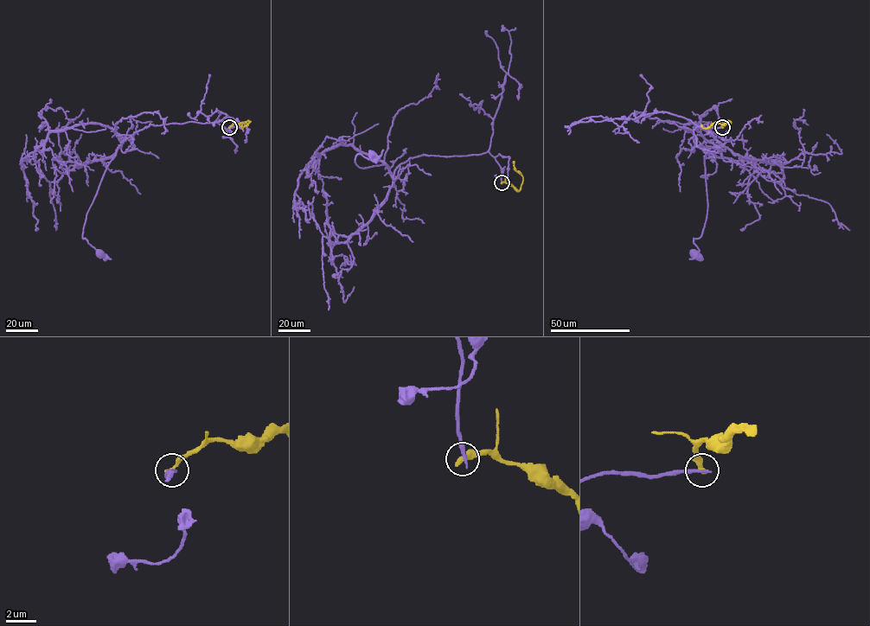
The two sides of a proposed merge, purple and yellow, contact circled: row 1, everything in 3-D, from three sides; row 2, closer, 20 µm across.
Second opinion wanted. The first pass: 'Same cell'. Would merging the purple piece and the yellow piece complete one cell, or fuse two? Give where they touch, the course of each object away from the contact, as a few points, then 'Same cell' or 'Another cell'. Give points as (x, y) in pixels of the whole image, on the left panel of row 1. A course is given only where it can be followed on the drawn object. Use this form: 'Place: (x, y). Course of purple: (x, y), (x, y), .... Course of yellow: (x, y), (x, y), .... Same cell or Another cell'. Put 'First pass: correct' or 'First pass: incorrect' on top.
First pass: incorrect
Place: (229, 127). Course of purple: (229, 127), (227, 129), (216, 121), (150, 124), (118, 145), (87, 213), (83, 227), (82, 238), (99, 252). Course of yellow: (229, 127), (251, 121), (241, 129), (241, 124). Another cell

